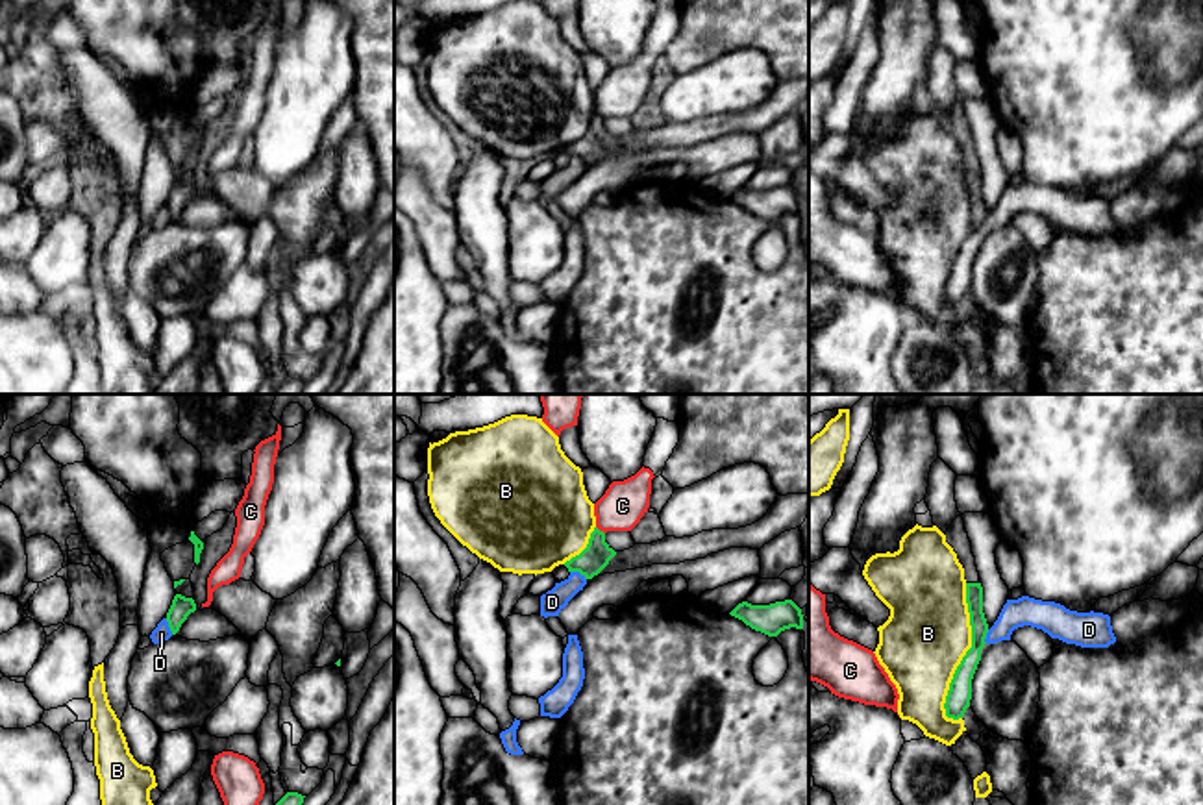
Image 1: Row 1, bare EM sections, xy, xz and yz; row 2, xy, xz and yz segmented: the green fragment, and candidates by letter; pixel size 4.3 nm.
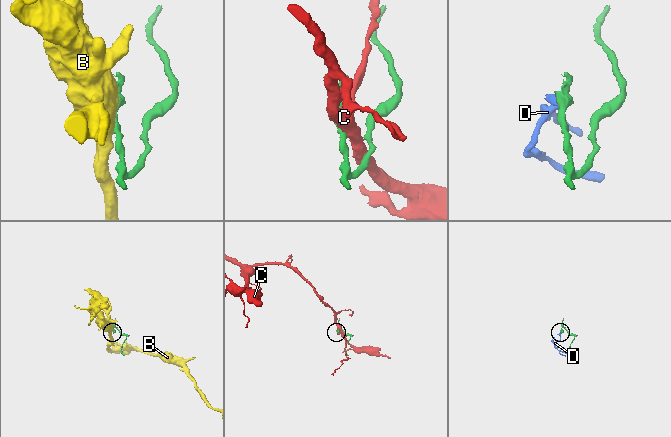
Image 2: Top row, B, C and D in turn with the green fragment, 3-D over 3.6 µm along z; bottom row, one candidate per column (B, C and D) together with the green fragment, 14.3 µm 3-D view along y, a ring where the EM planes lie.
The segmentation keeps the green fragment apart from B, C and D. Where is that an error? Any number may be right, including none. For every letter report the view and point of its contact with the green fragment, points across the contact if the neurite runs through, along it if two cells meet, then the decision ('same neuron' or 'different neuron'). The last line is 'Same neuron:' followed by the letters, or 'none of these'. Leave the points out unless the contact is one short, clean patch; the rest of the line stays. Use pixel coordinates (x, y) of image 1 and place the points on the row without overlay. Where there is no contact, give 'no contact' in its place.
B: contact yz (967, 239); different neuron
C: contact xz (598, 115); different neuron
D: contact xz (578, 156); way xz (595, 143), (578, 156), (552, 187); same neuron
Same neuron: D

